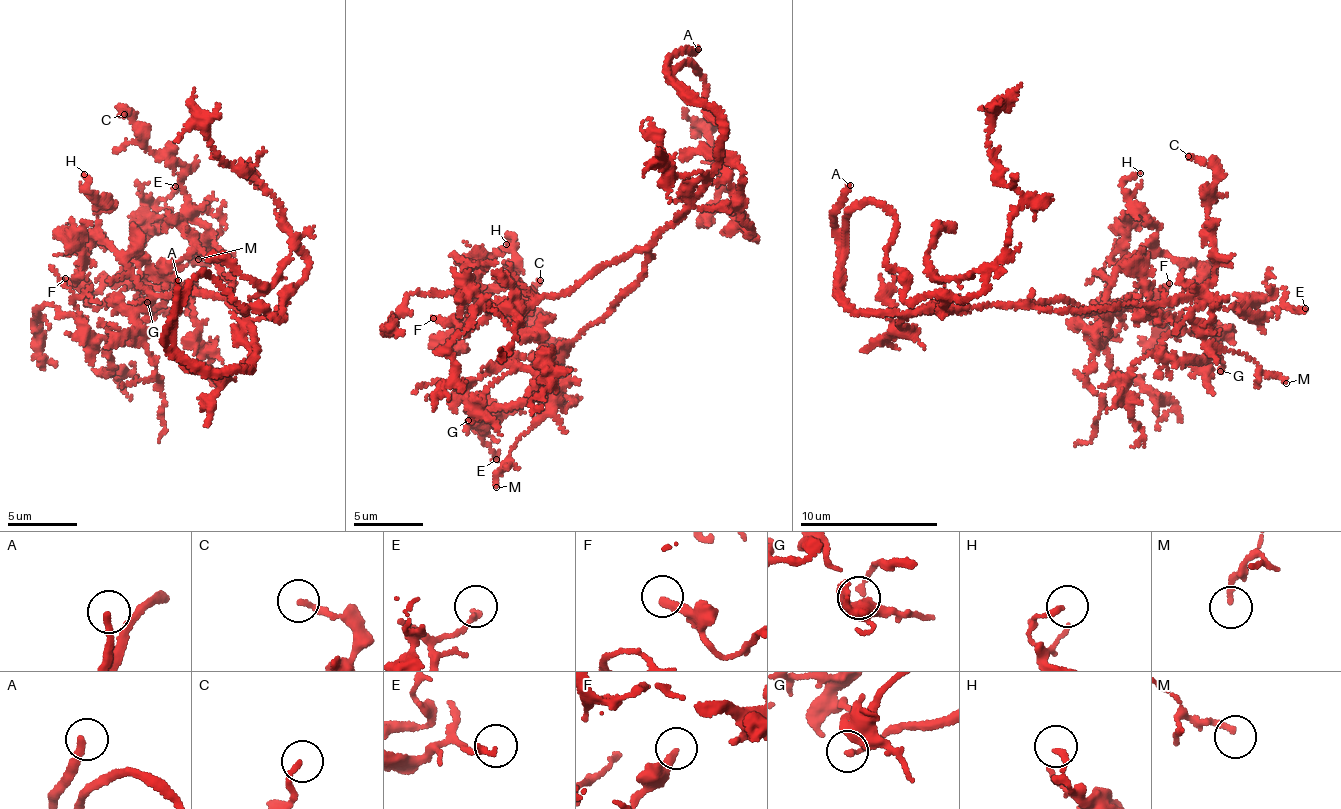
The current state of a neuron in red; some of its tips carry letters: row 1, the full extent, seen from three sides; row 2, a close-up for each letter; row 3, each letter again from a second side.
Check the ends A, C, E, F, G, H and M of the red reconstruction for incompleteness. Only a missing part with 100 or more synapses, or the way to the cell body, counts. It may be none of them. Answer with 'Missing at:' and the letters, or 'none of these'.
Missing at: A

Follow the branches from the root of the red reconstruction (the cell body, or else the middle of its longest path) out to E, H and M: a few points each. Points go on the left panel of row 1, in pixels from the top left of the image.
E: (229, 300), (237, 283), (198, 245), (184, 222), (189, 213), (182, 221), (158, 219), (155, 207), (175, 186)
H: (229, 300), (189, 287), (168, 295), (140, 288), (108, 246), (97, 214), (109, 206), (89, 191), (84, 174)
M: (229, 300), (237, 283), (198, 245), (187, 216), (207, 230), (210, 248), (194, 253), (198, 259)

